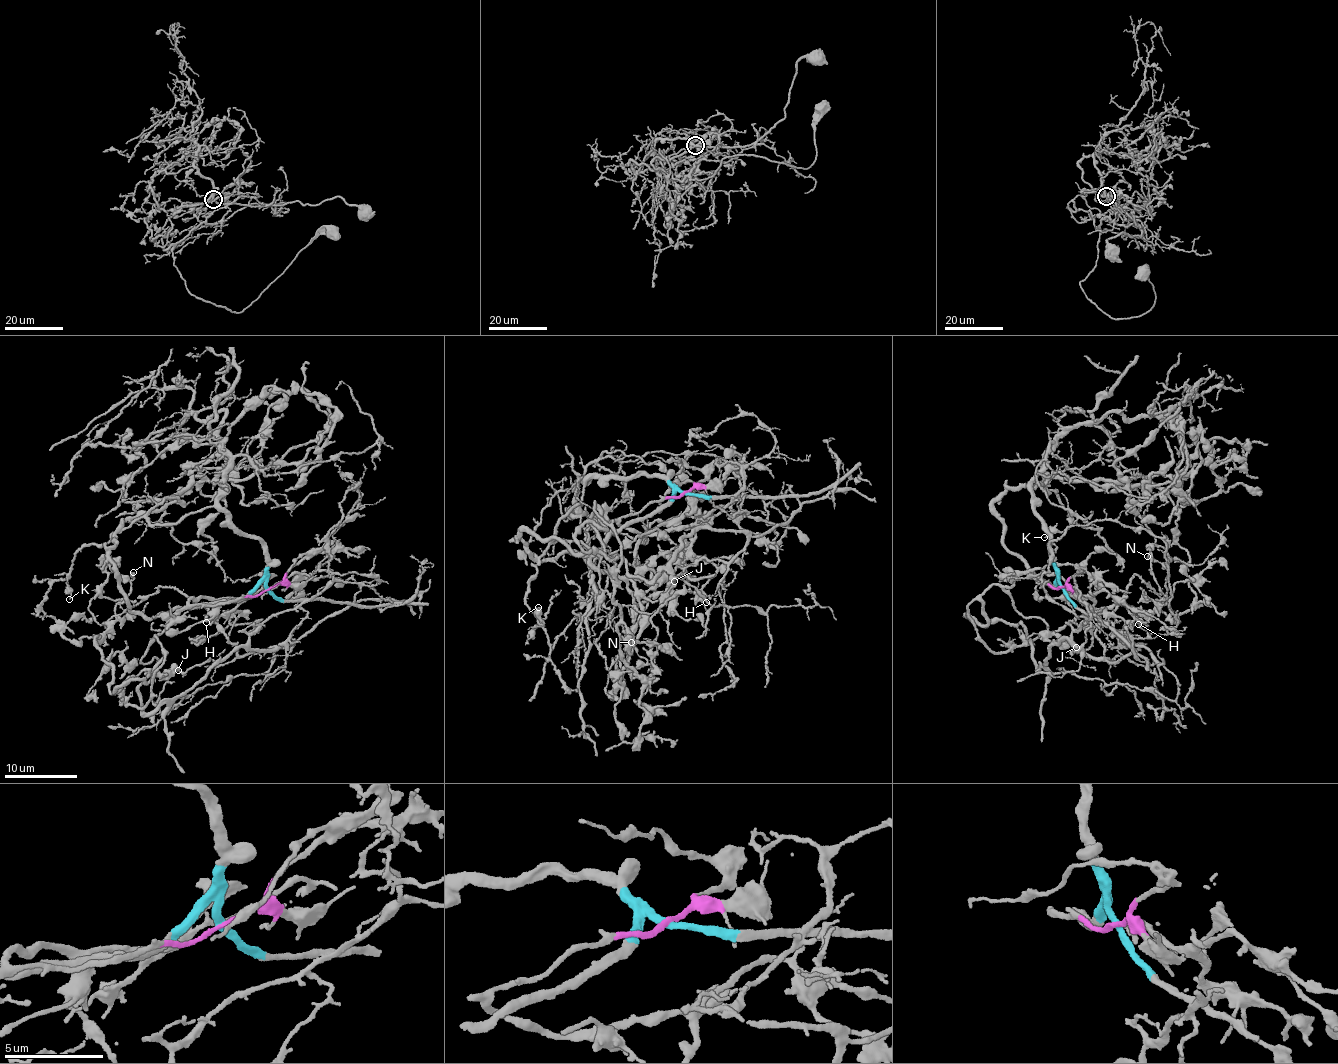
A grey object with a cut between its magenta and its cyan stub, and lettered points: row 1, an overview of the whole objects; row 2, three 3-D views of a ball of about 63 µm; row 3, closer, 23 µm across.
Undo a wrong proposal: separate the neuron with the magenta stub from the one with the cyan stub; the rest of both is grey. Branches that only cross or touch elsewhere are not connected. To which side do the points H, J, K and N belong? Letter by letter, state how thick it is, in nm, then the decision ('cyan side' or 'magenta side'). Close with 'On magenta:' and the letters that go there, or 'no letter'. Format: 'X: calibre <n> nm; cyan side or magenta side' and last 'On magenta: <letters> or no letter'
H: calibre 100 nm; magenta side
J: calibre 190 nm; magenta side
K: calibre 100 nm; cyan side
N: calibre 90 nm; magenta side
On magenta: H, J, N

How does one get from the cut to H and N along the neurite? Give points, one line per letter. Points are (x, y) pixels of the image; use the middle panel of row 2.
H: (684, 493), (649, 502), (619, 520), (644, 534), (689, 526), (694, 532), (684, 564), (684, 588), (705, 602)
N: (684, 493), (619, 520), (644, 534), (687, 525), (694, 532), (688, 582), (651, 620), (653, 676), (631, 643)

